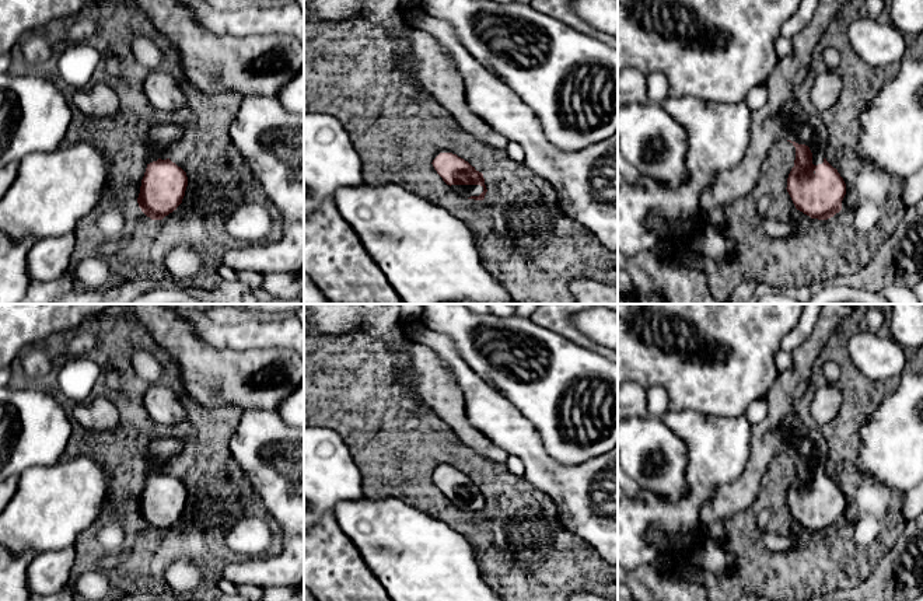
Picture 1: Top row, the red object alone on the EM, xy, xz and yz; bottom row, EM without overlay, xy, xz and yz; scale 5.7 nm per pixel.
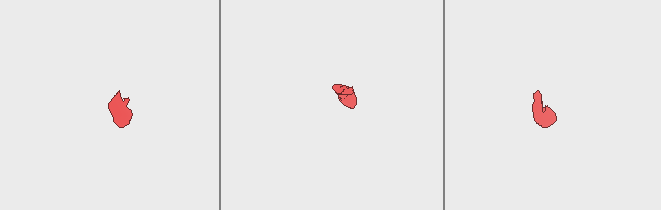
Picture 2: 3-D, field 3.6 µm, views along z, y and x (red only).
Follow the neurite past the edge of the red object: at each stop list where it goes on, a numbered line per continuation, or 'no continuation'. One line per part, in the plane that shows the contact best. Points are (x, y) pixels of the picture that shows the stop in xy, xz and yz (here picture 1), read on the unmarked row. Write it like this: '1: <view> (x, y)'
1: yz (782, 432)

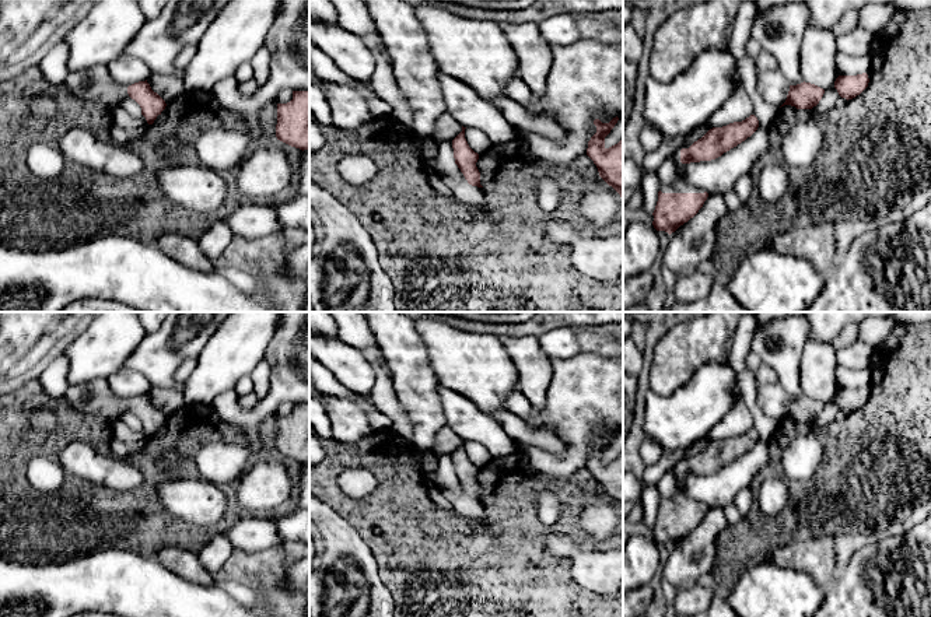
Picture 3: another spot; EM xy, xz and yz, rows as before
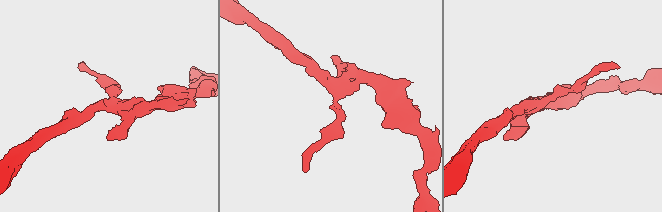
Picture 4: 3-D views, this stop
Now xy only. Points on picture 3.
1: xy (94, 398)

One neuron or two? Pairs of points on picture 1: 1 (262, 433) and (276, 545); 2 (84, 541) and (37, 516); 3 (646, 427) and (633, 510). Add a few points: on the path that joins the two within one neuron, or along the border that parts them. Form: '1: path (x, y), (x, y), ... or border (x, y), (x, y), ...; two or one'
1: border (258, 492), (268, 517), (282, 531), (280, 554); two
2: border (94, 528), (81, 533), (72, 545); two
3: border (642, 486), (667, 499), (672, 499); two

